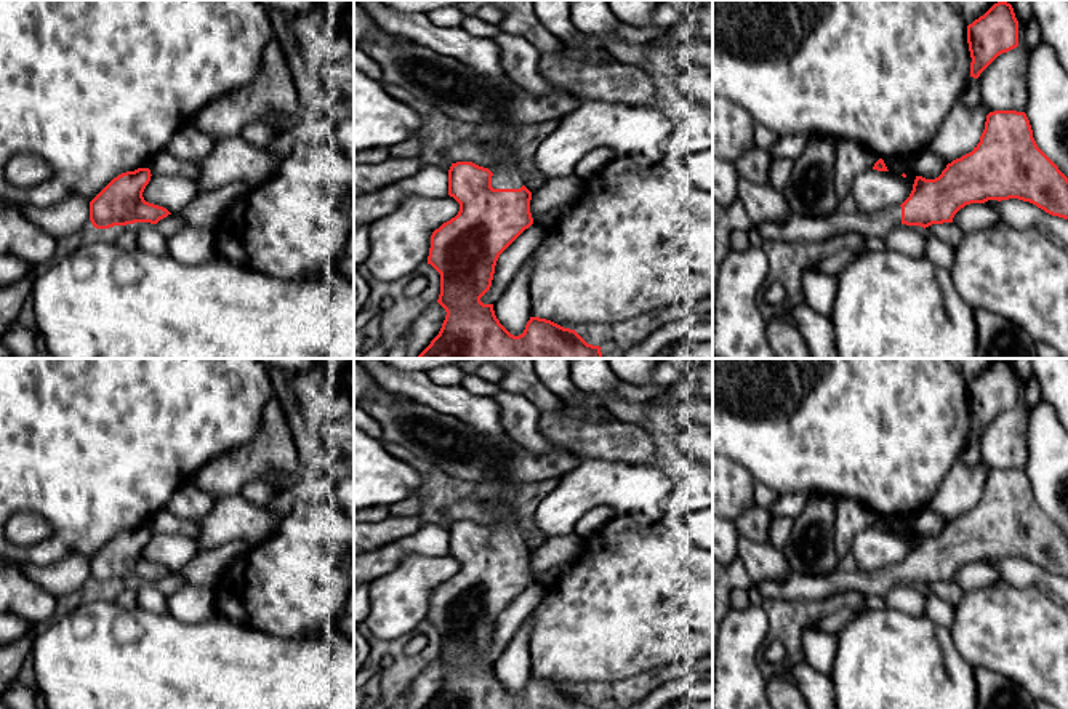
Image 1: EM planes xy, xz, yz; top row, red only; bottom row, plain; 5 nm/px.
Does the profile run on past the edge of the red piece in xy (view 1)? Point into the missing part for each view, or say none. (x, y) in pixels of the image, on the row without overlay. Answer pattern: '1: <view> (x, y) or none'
1: none

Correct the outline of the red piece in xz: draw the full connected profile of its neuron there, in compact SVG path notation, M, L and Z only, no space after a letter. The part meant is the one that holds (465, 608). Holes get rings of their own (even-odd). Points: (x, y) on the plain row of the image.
M503 519L492 531L472 520L452 522L448 554L460 562L460 570L432 591L428 615L428 623L440 632L437 661L447 674L439 693L424 709L600 709L575 688L540 675L530 675L524 691L514 695L496 677L493 663L480 659L492 645L500 613L533 583L532 551L524 544L519 525Z

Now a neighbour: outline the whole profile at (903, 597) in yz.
M898 583L885 595L887 608L913 616L925 616L927 589L917 591L911 584Z

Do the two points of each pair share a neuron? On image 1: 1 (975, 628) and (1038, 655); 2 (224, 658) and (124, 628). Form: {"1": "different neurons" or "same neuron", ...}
{"1": "same neuron", "2": "same neuron"}

